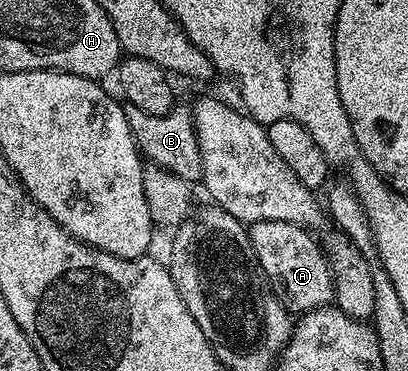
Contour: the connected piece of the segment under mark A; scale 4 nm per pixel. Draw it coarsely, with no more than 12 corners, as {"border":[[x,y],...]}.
{"border":[[290,222],[248,228],[273,293],[296,314],[334,300],[328,257]]}

